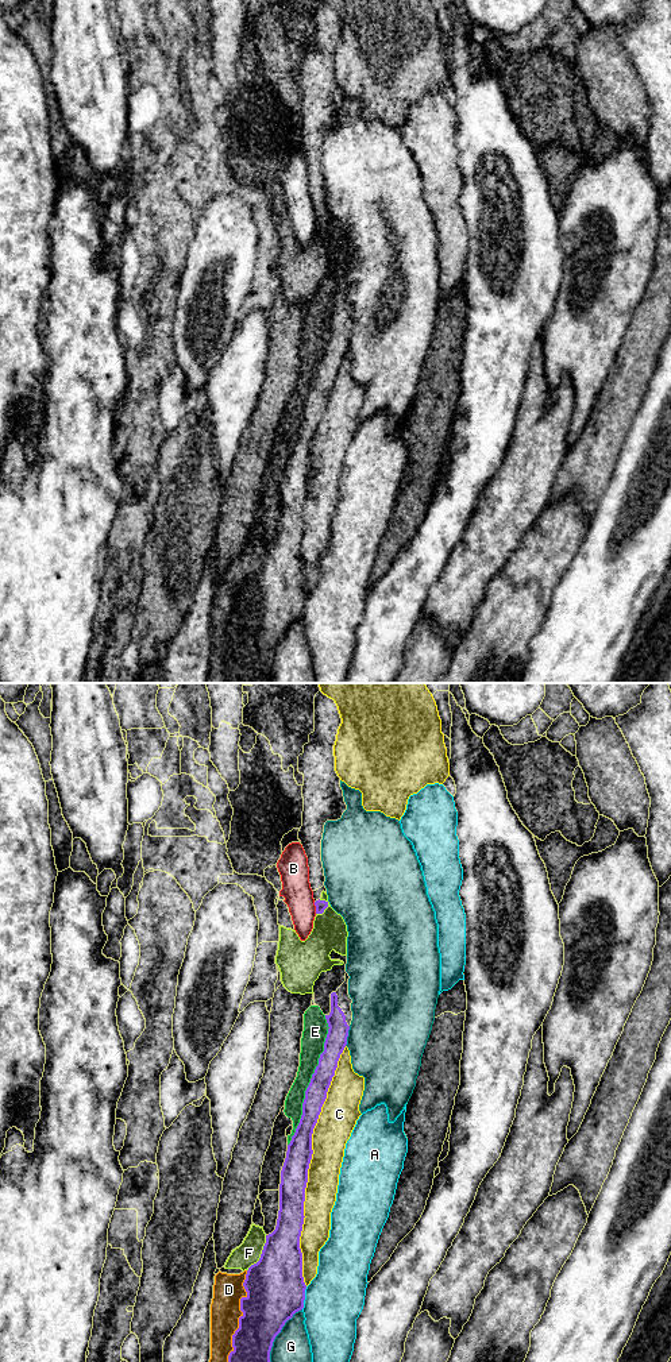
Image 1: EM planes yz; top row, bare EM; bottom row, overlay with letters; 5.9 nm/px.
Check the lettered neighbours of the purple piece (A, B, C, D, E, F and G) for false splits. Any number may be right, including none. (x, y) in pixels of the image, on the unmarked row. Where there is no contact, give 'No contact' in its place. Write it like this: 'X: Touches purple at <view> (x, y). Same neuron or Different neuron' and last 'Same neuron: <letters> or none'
A: Touches purple at yz (304, 606). Different neuron
B: Touches purple at yz (316, 216). Different neuron
C: Touches purple at yz (308, 475). Different neuron
D: Touches purple at yz (239, 631). Different neuron
E: Touches purple at yz (311, 389). Same neuron
F: Touches purple at yz (261, 563). Different neuron
G: Touches purple at yz (273, 649). Different neuron
Same neuron: E

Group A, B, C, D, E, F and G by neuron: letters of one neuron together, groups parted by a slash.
A / B / C / D F / E / G

